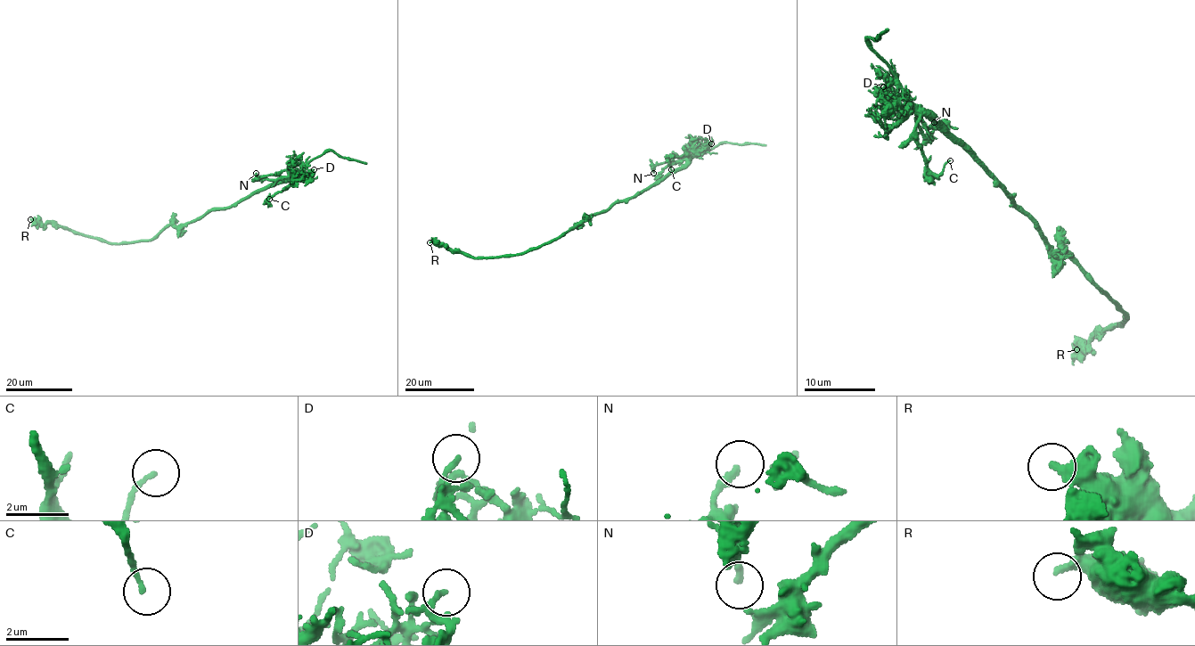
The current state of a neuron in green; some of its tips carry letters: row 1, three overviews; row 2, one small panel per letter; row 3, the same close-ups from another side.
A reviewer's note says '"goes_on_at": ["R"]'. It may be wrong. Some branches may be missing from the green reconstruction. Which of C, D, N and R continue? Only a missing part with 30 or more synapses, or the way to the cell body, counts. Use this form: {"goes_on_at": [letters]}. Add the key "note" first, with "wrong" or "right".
{"note": "wrong", "goes_on_at": []}

